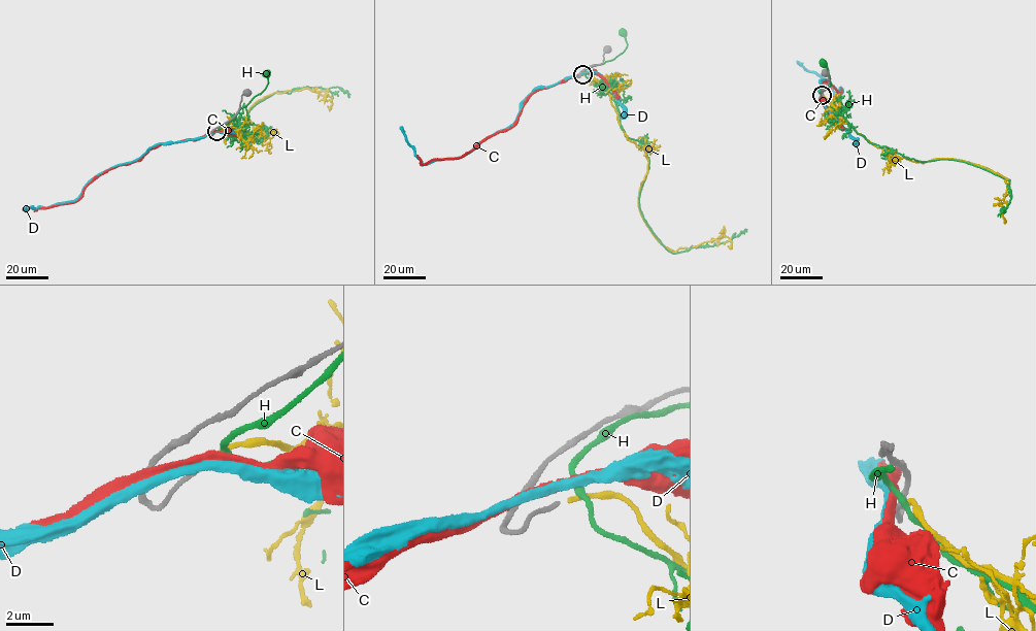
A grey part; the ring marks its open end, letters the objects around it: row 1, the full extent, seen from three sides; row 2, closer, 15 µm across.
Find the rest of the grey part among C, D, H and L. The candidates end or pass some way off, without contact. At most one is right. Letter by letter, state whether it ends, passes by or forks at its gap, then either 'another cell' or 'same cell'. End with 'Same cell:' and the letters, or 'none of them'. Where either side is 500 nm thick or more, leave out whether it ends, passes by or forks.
C: it passes by | another cell
D: it passes by | another cell
H: it passes by | another cell
L: it ends | same cell
Same cell: L

